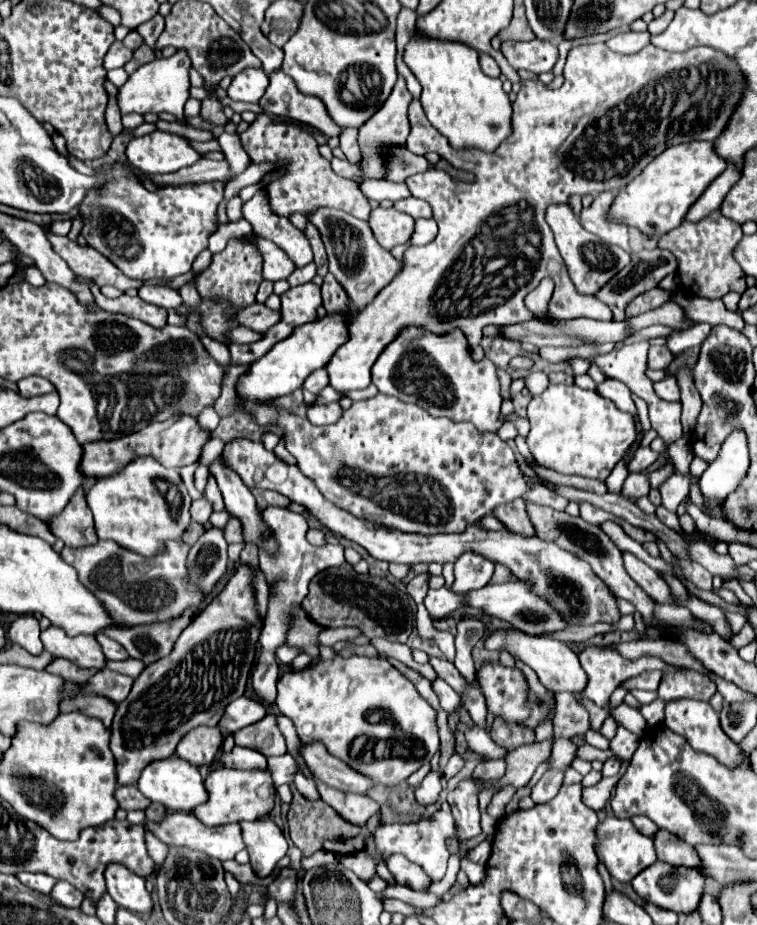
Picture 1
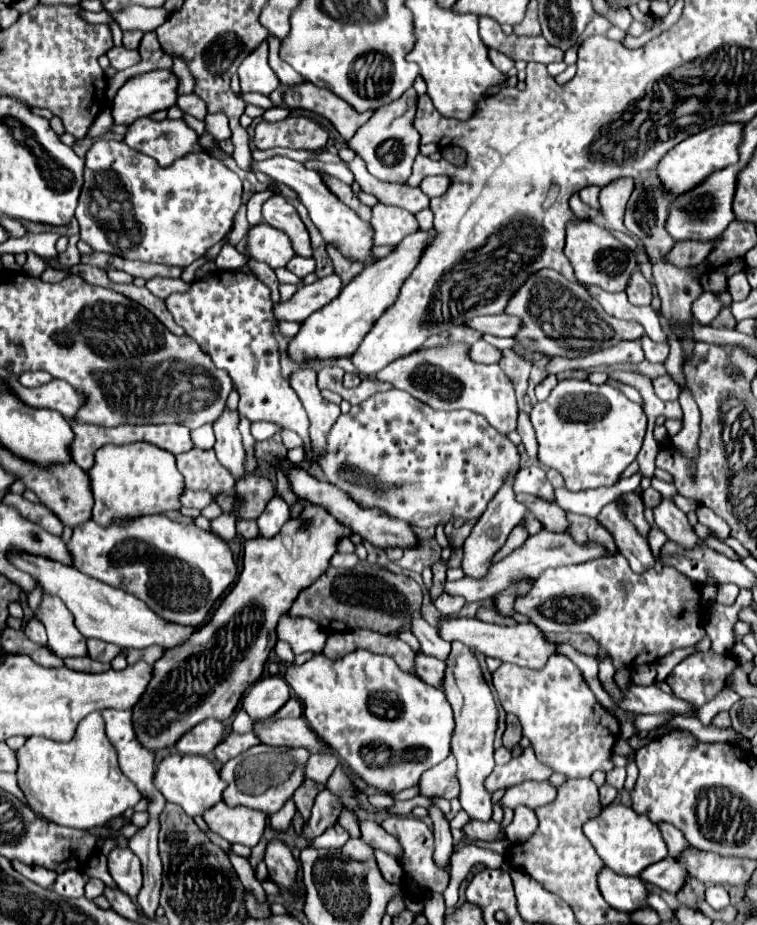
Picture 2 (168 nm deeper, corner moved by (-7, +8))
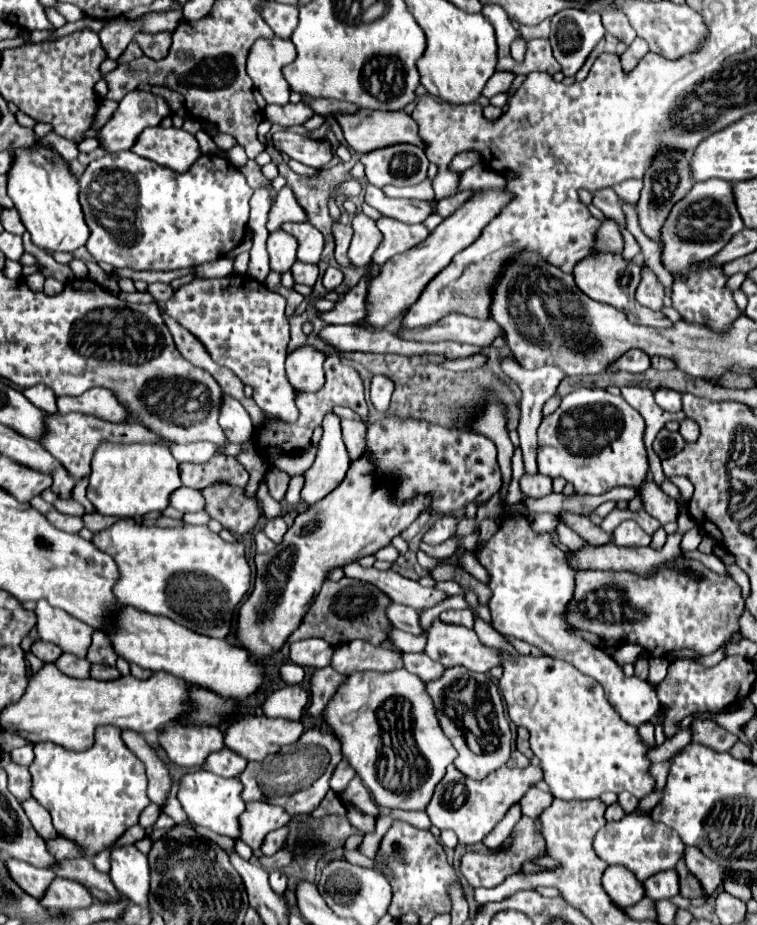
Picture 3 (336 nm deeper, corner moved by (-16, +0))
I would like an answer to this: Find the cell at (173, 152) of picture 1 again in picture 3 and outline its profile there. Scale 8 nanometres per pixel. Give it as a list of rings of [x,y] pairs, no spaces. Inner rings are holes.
[[[162,126],[146,128],[132,146],[132,152],[176,172],[186,172],[200,156],[198,140],[192,134]]]

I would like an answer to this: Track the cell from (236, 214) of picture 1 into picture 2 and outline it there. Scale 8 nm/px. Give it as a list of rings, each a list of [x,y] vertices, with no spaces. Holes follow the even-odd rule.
[[[265,190],[265,192],[255,192],[249,202],[247,202],[247,222],[253,226],[253,224],[259,224],[263,218],[261,218],[261,204],[273,194],[273,190]]]

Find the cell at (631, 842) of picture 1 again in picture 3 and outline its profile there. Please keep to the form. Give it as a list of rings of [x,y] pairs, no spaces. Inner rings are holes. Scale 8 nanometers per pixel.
[[[628,814],[618,822],[608,822],[594,838],[594,850],[596,854],[608,862],[608,864],[622,864],[628,870],[632,870],[636,874],[636,878],[640,882],[644,882],[648,876],[662,872],[662,870],[670,870],[678,864],[680,856],[684,854],[684,844],[680,840],[680,836],[676,836],[676,832],[672,832],[672,828],[654,822],[648,814]]]

